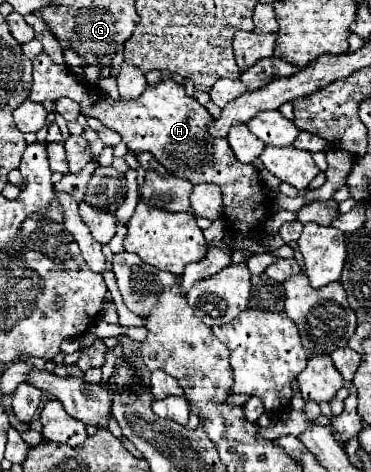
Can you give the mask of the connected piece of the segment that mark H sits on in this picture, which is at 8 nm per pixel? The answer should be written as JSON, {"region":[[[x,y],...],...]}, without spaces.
{"region":[[[45,52],[33,58],[33,86],[29,98],[33,102],[43,104],[45,100],[59,100],[61,96],[69,96],[71,100],[81,104],[81,112],[85,116],[99,118],[107,128],[121,134],[122,141],[133,154],[151,152],[171,174],[189,180],[191,184],[213,182],[223,190],[225,204],[225,222],[229,232],[245,234],[249,238],[261,238],[267,222],[269,196],[259,178],[255,166],[241,164],[227,140],[211,138],[207,134],[207,124],[213,120],[209,112],[195,100],[185,96],[183,84],[177,84],[171,76],[161,78],[155,86],[147,86],[143,96],[137,100],[111,100],[103,96],[97,88],[91,88],[79,82],[71,72],[65,70],[65,64],[55,64]]]}

